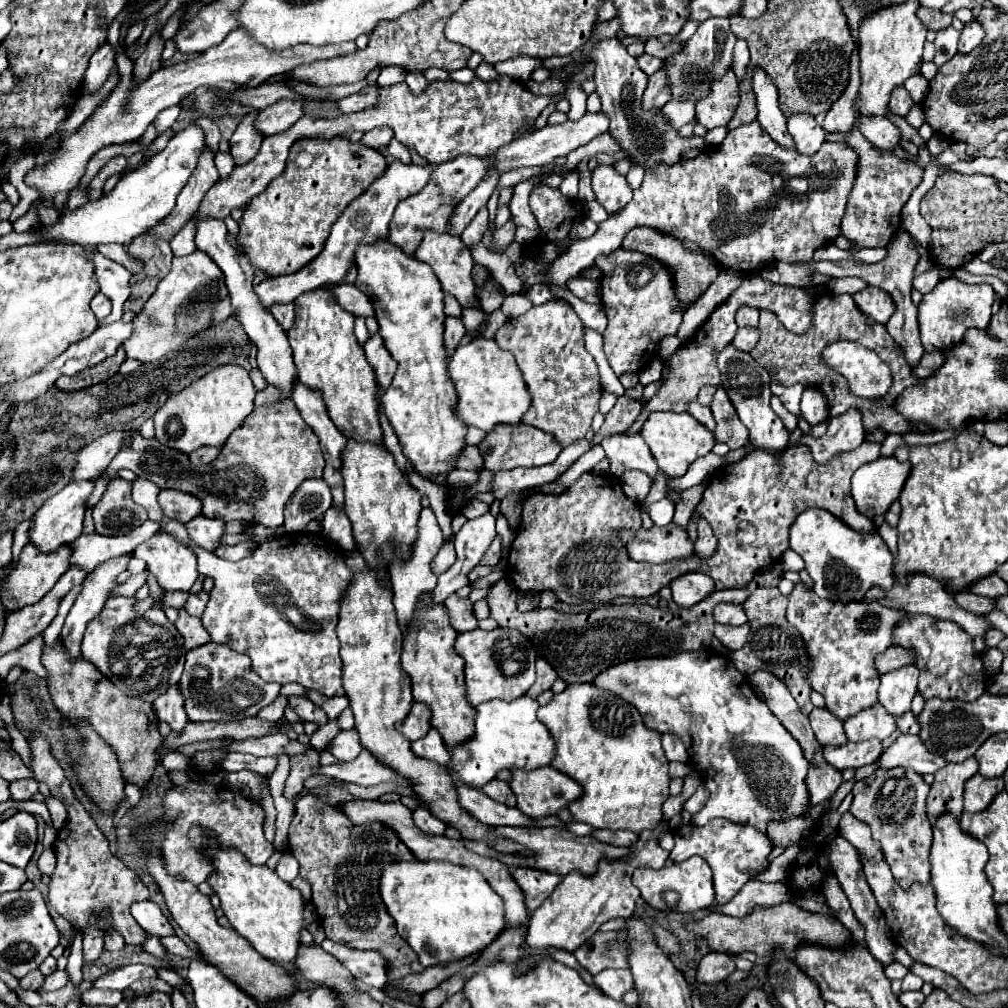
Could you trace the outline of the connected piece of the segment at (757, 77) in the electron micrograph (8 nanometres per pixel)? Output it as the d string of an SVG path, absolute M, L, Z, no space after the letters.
M761 67L751 69L751 87L753 87L755 99L757 99L757 111L759 111L757 121L761 123L761 127L779 145L793 149L793 141L791 141L791 137L787 133L787 125L785 125L785 115L779 109L777 87L773 85L771 77Z

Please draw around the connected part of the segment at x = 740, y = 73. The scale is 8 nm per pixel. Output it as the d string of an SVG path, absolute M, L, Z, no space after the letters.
M737 41L735 45L735 59L733 59L733 73L735 77L739 79L739 83L747 77L747 65L749 65L751 57L749 57L749 49L747 49L747 43L745 41Z

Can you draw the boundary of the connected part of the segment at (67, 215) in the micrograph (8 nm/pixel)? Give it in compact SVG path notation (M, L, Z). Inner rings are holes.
M189 123L183 131L175 133L167 147L153 155L149 163L141 169L123 175L117 187L103 195L95 203L85 203L77 211L63 209L63 217L57 225L45 227L45 233L51 241L57 243L73 243L73 245L99 245L99 243L131 243L133 237L141 235L145 229L157 225L163 217L167 217L175 207L177 193L189 181L193 169L197 167L197 157L201 157L205 149L205 131L199 123Z

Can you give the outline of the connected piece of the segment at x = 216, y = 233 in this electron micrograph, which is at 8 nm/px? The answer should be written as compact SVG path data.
M203 219L197 225L197 235L195 235L197 249L203 251L203 253L207 253L219 265L219 269L223 271L225 285L229 289L229 299L233 301L233 309L237 309L235 317L245 327L245 333L249 335L249 339L257 347L257 365L259 365L263 377L267 379L267 383L277 385L287 395L291 391L291 385L293 385L295 377L297 377L295 375L297 371L295 371L295 365L293 365L293 355L291 355L291 347L289 347L287 335L285 335L283 327L275 321L275 317L267 309L261 309L261 301L257 301L257 295L253 291L255 271L253 271L249 259L243 253L239 253L235 247L231 247L227 243L225 235L227 235L227 227L225 227L223 221Z

